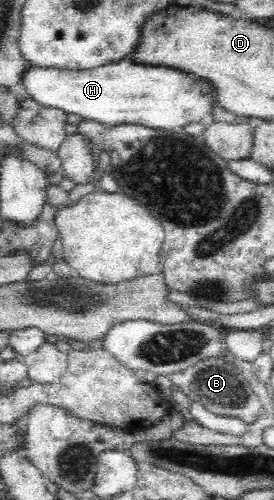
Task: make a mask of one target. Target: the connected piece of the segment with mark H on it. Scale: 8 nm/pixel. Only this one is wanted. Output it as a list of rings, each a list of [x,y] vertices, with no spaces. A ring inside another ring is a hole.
[[[121,59],[97,68],[55,68],[31,66],[21,74],[21,89],[26,96],[47,108],[60,108],[101,124],[142,124],[149,128],[171,130],[189,122],[203,120],[213,108],[213,93],[207,81],[175,68],[143,66]]]

